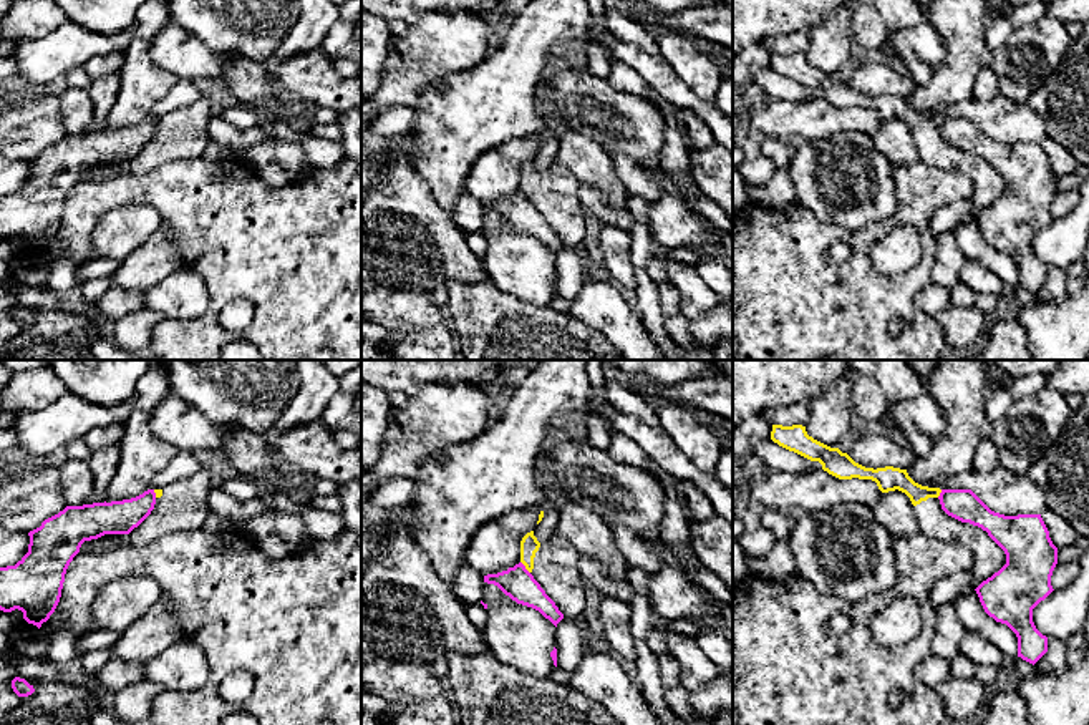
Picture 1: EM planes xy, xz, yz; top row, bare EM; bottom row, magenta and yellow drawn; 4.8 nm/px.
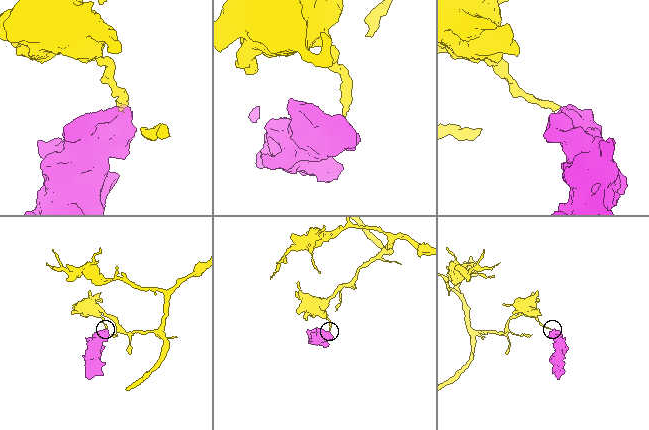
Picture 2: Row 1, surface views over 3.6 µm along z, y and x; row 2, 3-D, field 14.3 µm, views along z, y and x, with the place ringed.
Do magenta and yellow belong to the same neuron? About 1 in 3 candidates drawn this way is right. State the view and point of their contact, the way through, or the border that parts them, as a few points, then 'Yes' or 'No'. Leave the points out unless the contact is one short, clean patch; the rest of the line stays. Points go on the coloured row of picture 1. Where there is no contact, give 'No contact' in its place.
Touches magenta at xz (524, 568). Boundary: xz (521, 561), (529, 573). No

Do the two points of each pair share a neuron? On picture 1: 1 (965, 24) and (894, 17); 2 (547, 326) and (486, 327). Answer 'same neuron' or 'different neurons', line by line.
1: different neurons
2: same neuron

